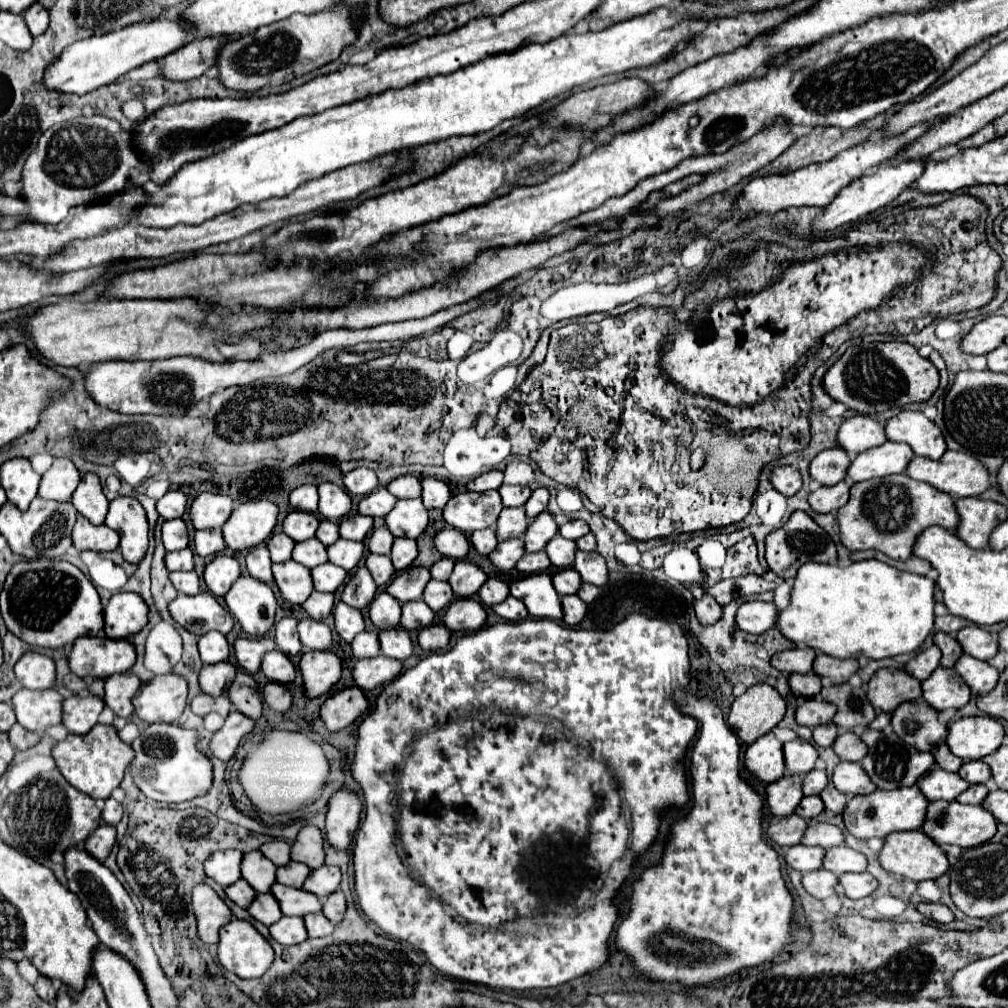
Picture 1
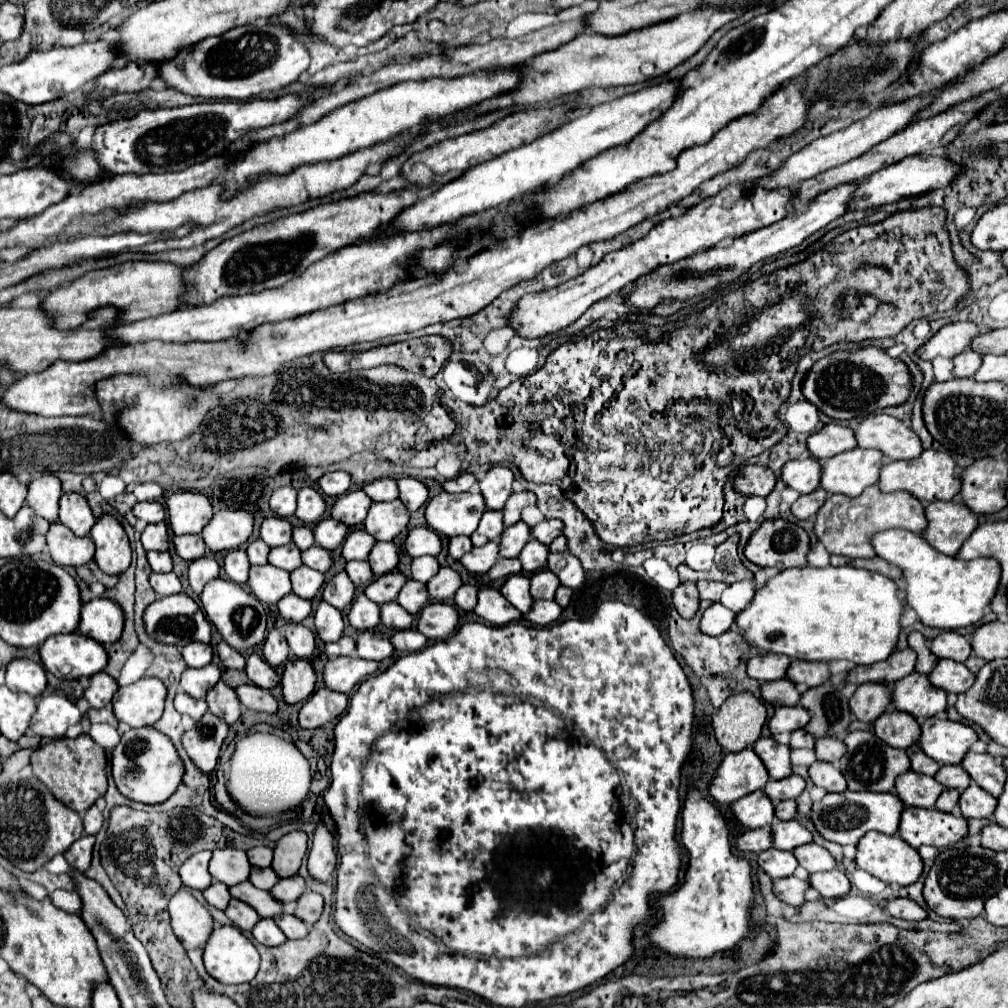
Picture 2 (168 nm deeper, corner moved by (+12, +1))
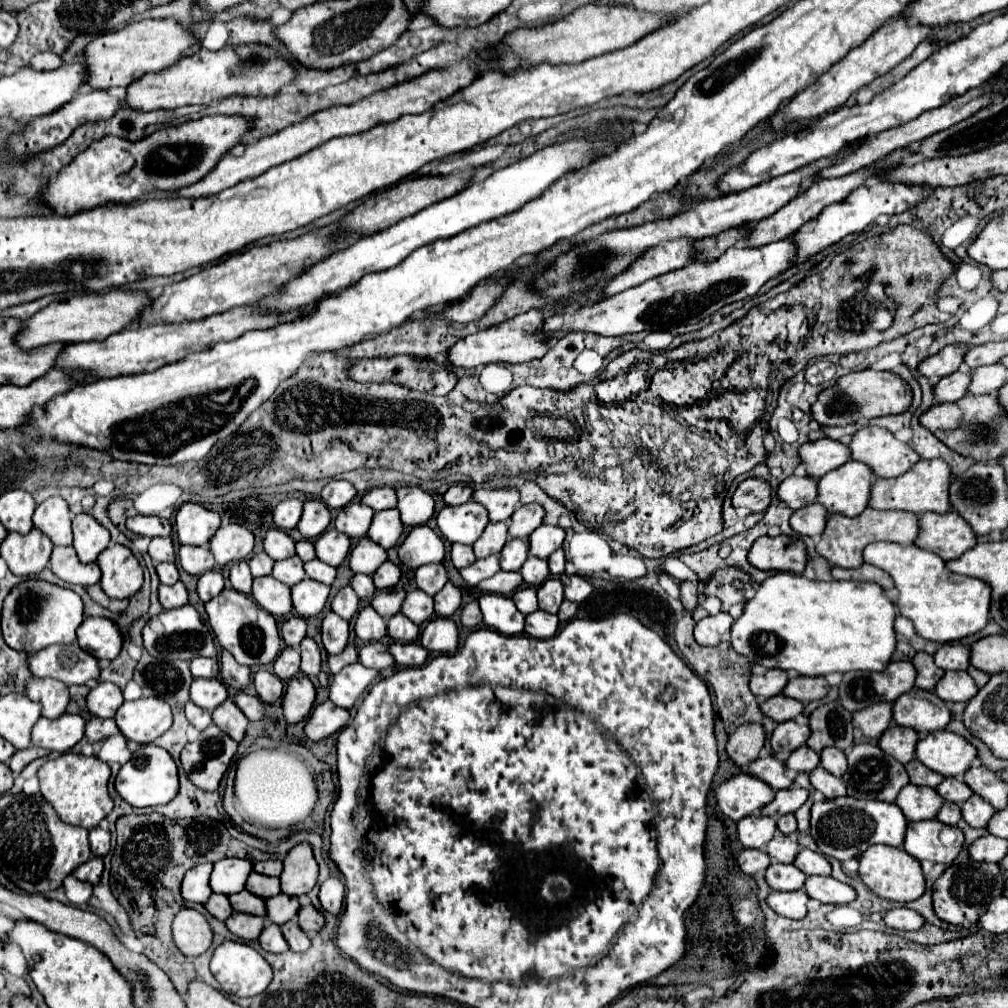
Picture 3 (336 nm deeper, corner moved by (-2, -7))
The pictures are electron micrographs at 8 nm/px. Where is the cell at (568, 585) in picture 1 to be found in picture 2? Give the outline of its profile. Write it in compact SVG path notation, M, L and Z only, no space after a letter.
M548 568L536 572L532 576L532 586L530 586L530 594L538 600L538 598L544 598L544 600L552 600L554 594L556 594L556 588L560 586L560 580L556 580L556 574L550 572Z

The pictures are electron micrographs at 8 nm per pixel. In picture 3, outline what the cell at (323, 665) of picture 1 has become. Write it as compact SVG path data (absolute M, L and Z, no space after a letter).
M304 674L294 676L282 698L282 714L284 714L286 722L296 724L296 722L304 720L308 716L308 712L312 710L314 698L316 698L314 684Z

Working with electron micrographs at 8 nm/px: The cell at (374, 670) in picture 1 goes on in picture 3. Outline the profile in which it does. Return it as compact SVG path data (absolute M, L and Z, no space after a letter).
M354 662L346 668L342 668L332 684L330 684L330 700L340 708L352 708L358 700L358 696L372 684L372 680L378 676L372 668L362 668L360 662Z

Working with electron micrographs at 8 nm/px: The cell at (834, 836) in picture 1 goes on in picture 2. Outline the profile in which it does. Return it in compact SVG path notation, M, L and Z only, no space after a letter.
M798 820L778 822L772 826L772 832L774 832L774 848L778 850L794 850L802 844L814 842L812 832L804 828Z

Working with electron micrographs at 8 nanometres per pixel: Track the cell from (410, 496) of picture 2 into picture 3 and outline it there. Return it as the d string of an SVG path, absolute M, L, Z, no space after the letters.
M418 486L396 488L396 496L398 496L398 506L396 508L402 516L402 524L406 524L406 526L426 524L428 518L434 514L432 496Z

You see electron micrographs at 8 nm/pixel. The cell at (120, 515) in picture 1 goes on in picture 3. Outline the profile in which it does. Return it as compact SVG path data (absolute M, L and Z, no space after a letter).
M112 542L96 562L102 570L100 586L108 598L124 600L142 588L142 568L126 546Z

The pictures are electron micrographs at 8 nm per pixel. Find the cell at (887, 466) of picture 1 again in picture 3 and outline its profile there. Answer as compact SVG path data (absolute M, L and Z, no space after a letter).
M848 460L818 480L816 502L826 506L828 514L840 512L844 516L858 516L862 510L866 510L870 486L870 468L866 464Z

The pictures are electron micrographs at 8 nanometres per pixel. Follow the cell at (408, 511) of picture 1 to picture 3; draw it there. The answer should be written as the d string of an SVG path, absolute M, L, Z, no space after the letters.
M396 508L394 510L382 510L382 512L376 512L376 516L372 518L368 538L374 540L376 544L380 544L384 550L388 550L398 542L402 528L404 526L400 522L400 514Z

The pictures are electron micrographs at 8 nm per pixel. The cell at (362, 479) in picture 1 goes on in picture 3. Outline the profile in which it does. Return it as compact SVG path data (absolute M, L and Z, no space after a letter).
M332 480L332 482L328 482L328 484L322 488L322 494L320 494L322 502L324 502L328 508L336 508L336 510L340 510L340 508L344 508L346 504L350 504L350 502L354 500L354 496L356 496L356 490L354 490L354 486L352 486L350 482L346 482L346 480Z

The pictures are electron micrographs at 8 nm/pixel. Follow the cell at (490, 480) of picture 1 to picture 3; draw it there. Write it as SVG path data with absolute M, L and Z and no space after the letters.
M456 484L456 486L450 486L444 494L442 494L442 500L444 504L448 506L460 506L464 502L468 502L472 498L472 488L466 486L466 484Z

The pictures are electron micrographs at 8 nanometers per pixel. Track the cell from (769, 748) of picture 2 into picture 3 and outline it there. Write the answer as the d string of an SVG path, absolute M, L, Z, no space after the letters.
M774 756L754 760L752 764L746 766L746 772L758 776L760 780L766 780L766 784L770 784L770 788L774 788L774 790L782 790L792 784L792 780L784 774L786 772L784 762L776 760Z

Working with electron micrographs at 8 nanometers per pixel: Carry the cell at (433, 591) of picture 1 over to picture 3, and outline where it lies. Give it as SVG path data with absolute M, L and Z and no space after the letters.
M422 590L408 592L404 602L402 602L400 612L406 618L410 618L414 624L422 624L422 622L426 622L426 620L430 620L434 616L434 600L432 600L432 596L428 596Z

